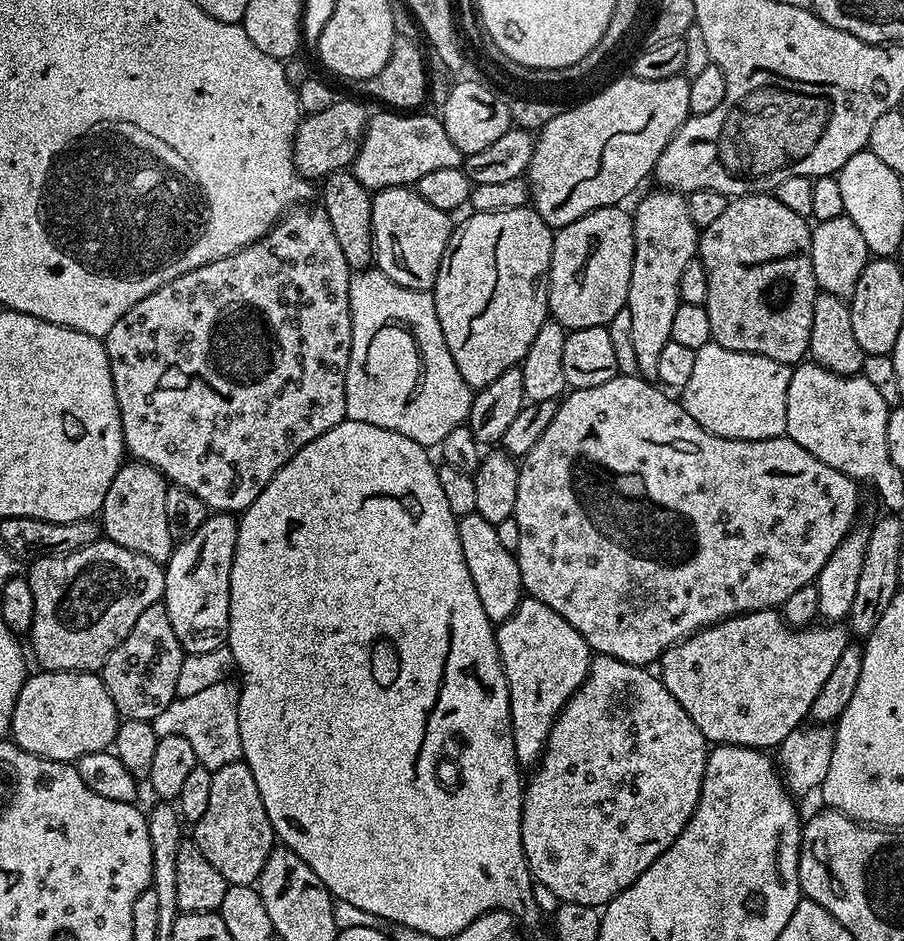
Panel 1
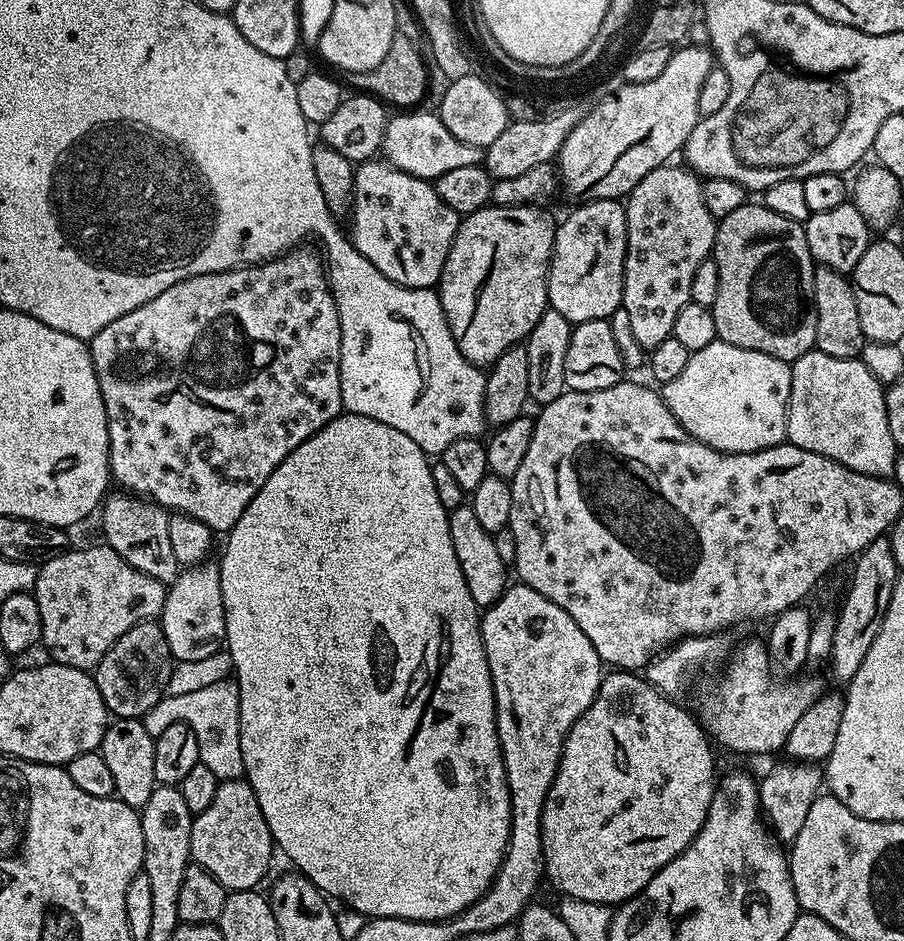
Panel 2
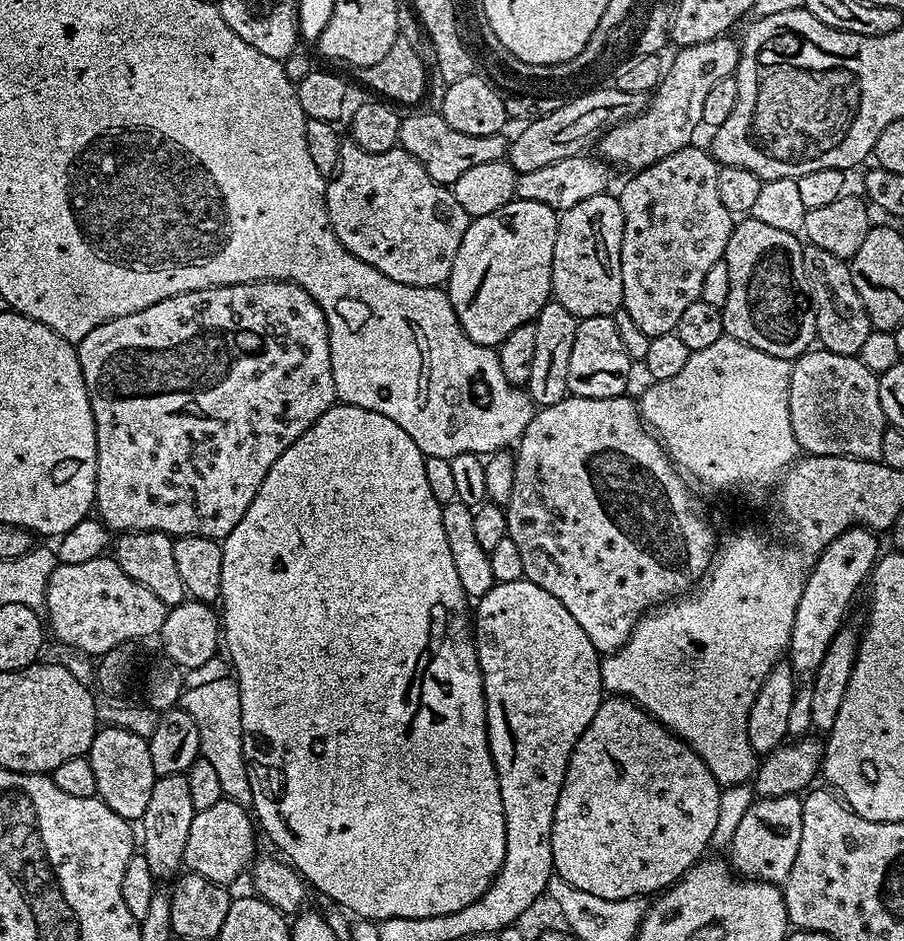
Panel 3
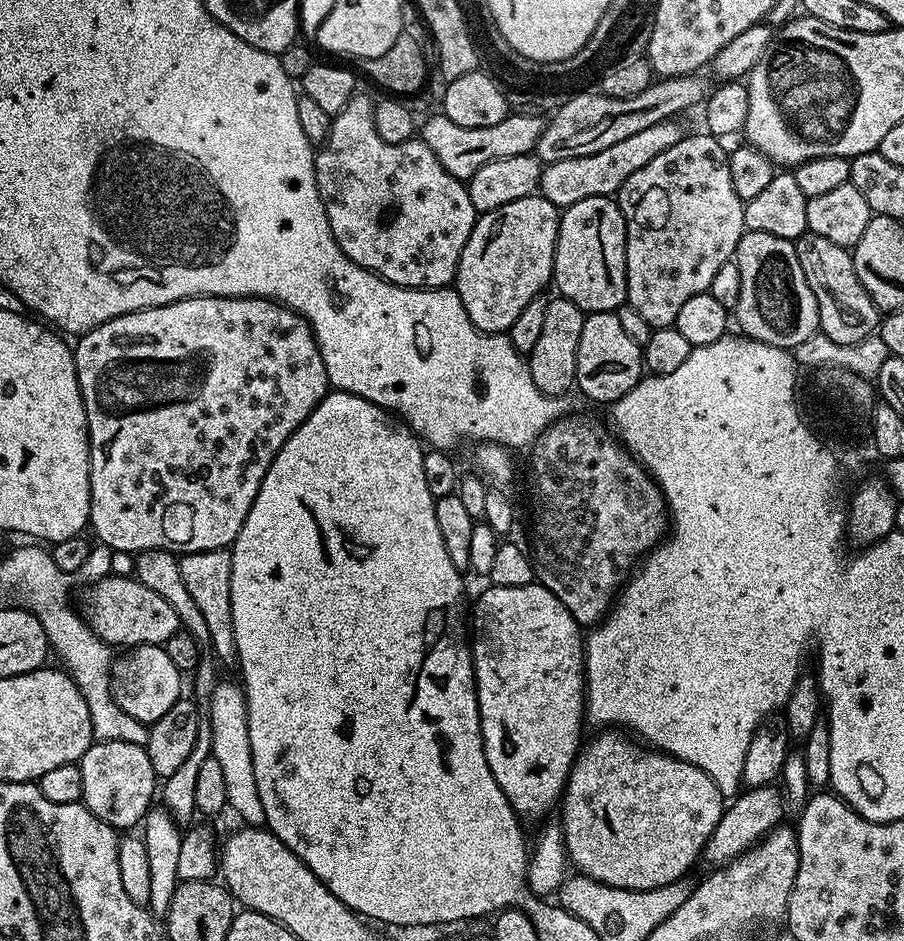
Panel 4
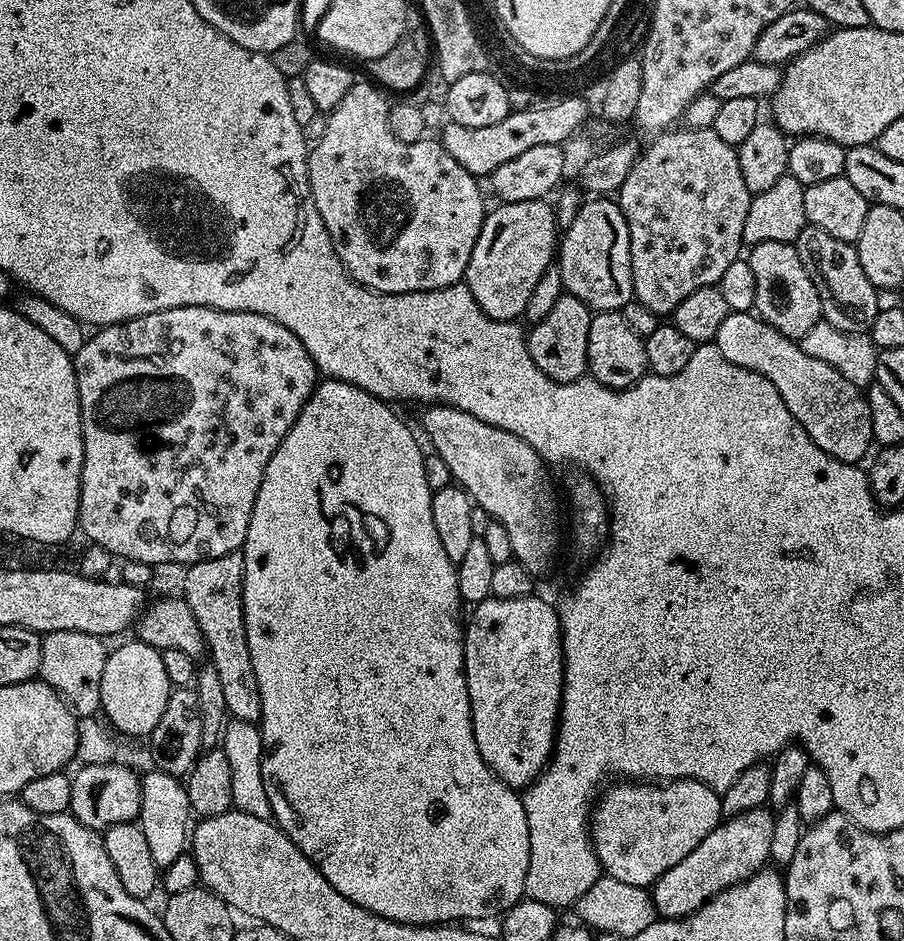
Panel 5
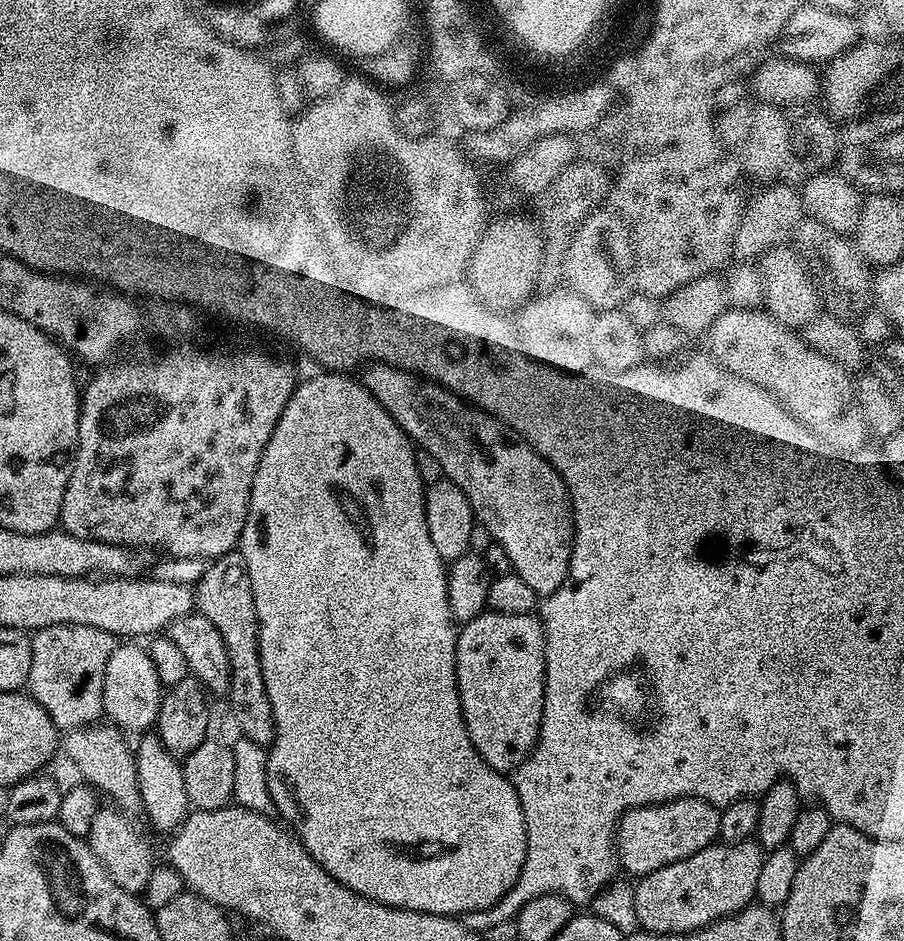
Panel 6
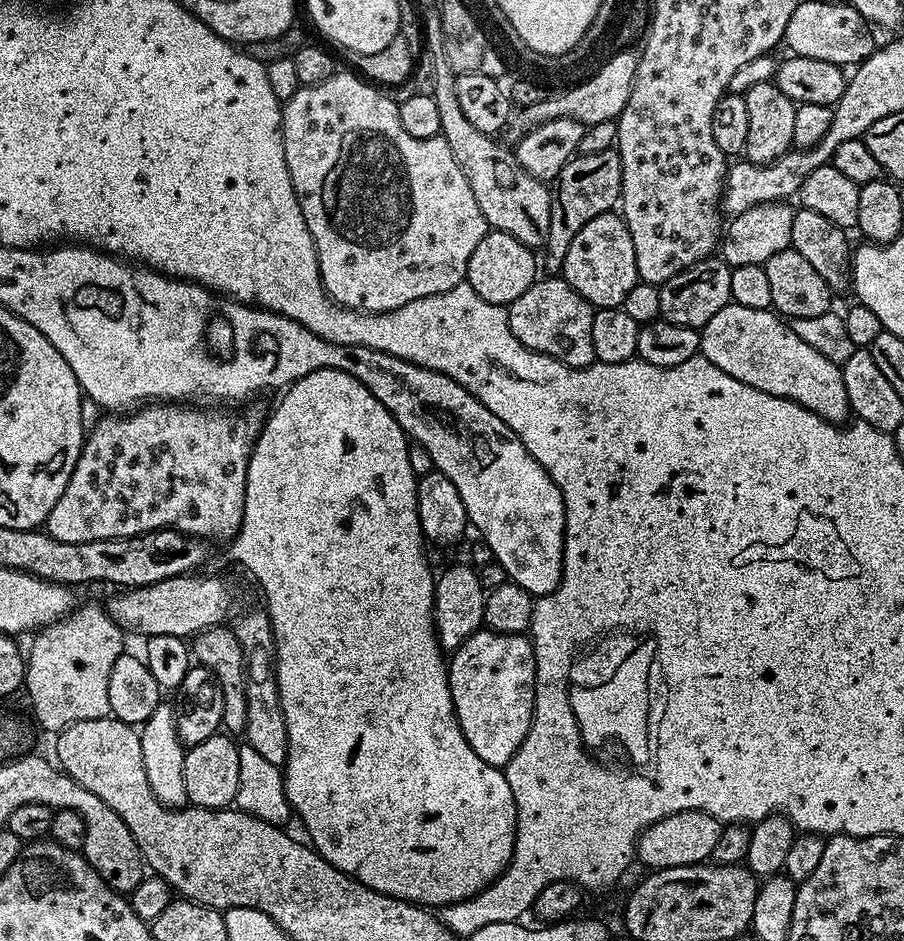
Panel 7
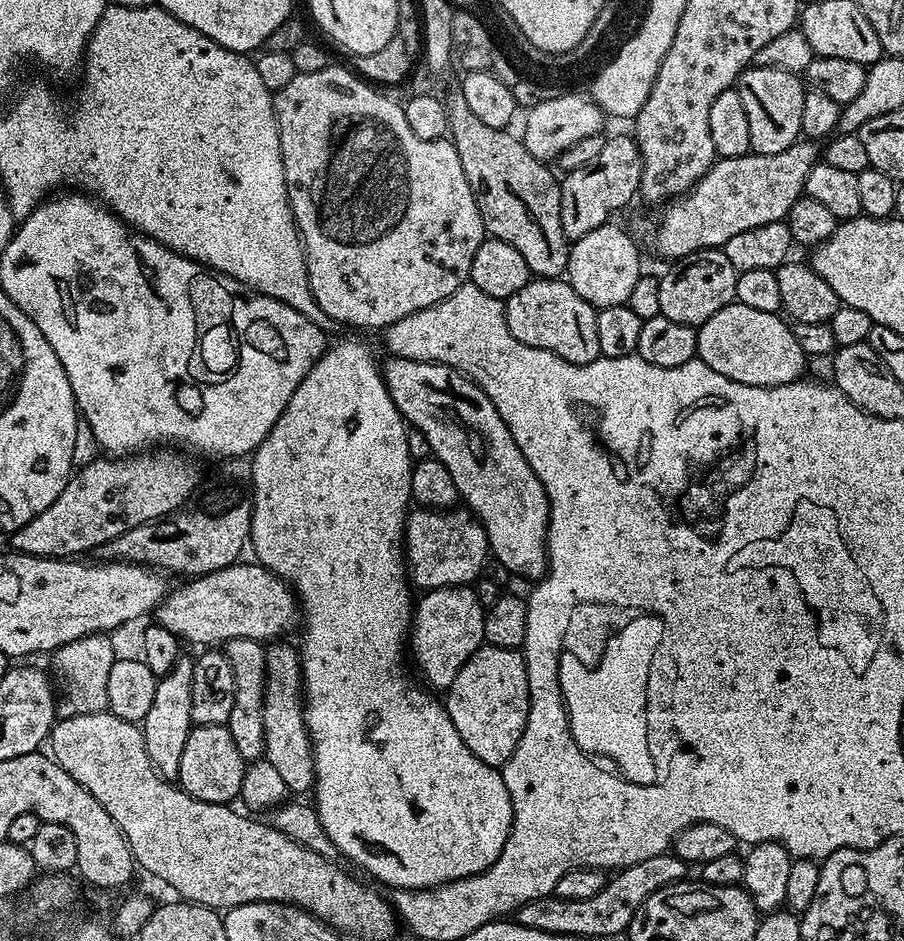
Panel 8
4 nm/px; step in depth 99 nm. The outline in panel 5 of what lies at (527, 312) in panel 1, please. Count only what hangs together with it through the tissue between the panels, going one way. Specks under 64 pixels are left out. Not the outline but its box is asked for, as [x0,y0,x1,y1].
[463,199,558,321]

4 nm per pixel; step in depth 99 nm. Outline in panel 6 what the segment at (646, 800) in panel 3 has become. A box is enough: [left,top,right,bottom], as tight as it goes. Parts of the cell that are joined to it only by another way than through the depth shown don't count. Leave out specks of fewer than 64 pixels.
[616,796,721,878]

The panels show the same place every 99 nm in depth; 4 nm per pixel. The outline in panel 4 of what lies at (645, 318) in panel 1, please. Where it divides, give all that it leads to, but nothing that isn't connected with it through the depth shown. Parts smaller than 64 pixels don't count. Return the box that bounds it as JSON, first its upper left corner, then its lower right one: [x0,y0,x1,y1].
[618,134,745,328]

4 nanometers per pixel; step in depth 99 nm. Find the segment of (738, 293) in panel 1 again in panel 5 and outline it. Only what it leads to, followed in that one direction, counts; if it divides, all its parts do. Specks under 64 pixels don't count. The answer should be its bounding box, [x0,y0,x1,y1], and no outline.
[746,242,822,338]

